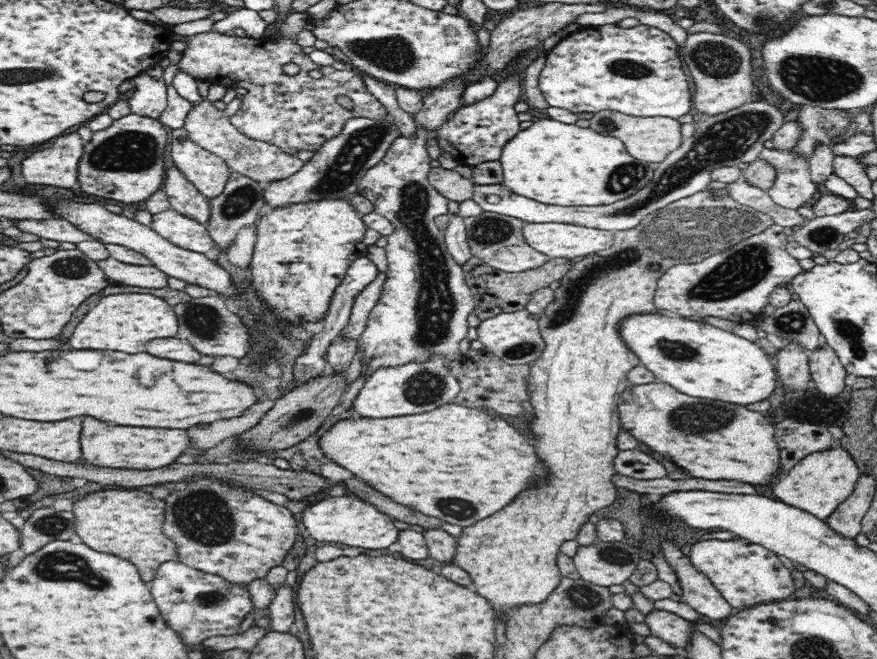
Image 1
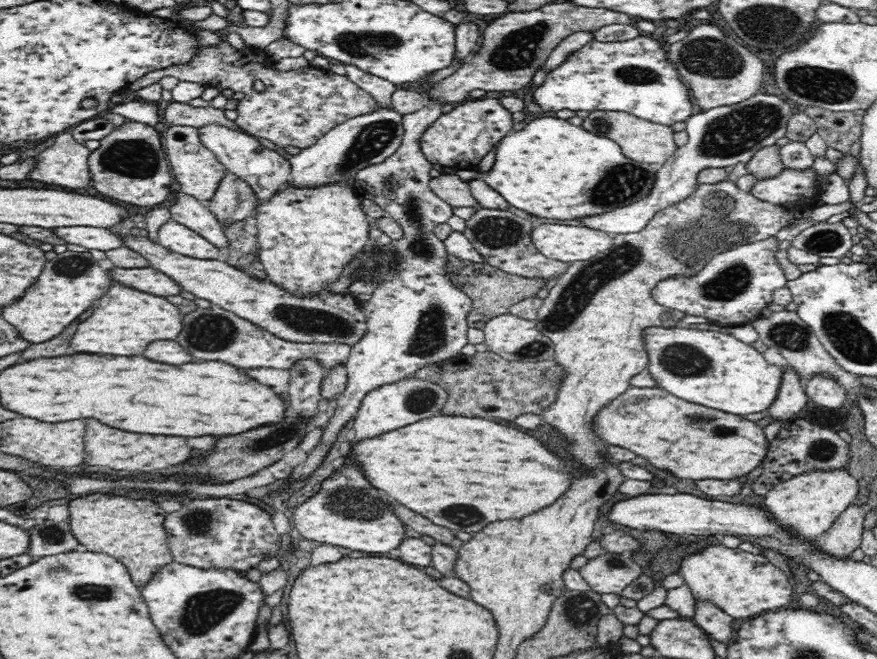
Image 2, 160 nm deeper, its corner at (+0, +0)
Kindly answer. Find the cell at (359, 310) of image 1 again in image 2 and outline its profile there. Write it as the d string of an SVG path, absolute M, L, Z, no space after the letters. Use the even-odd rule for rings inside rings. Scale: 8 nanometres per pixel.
M219 306L197 307L196 310L181 314L182 330L178 342L198 360L222 360L238 368L276 368L290 370L296 360L314 359L320 363L324 374L330 374L336 366L347 364L352 346L328 342L308 344L307 342L288 342L261 329L253 322L236 316Z

